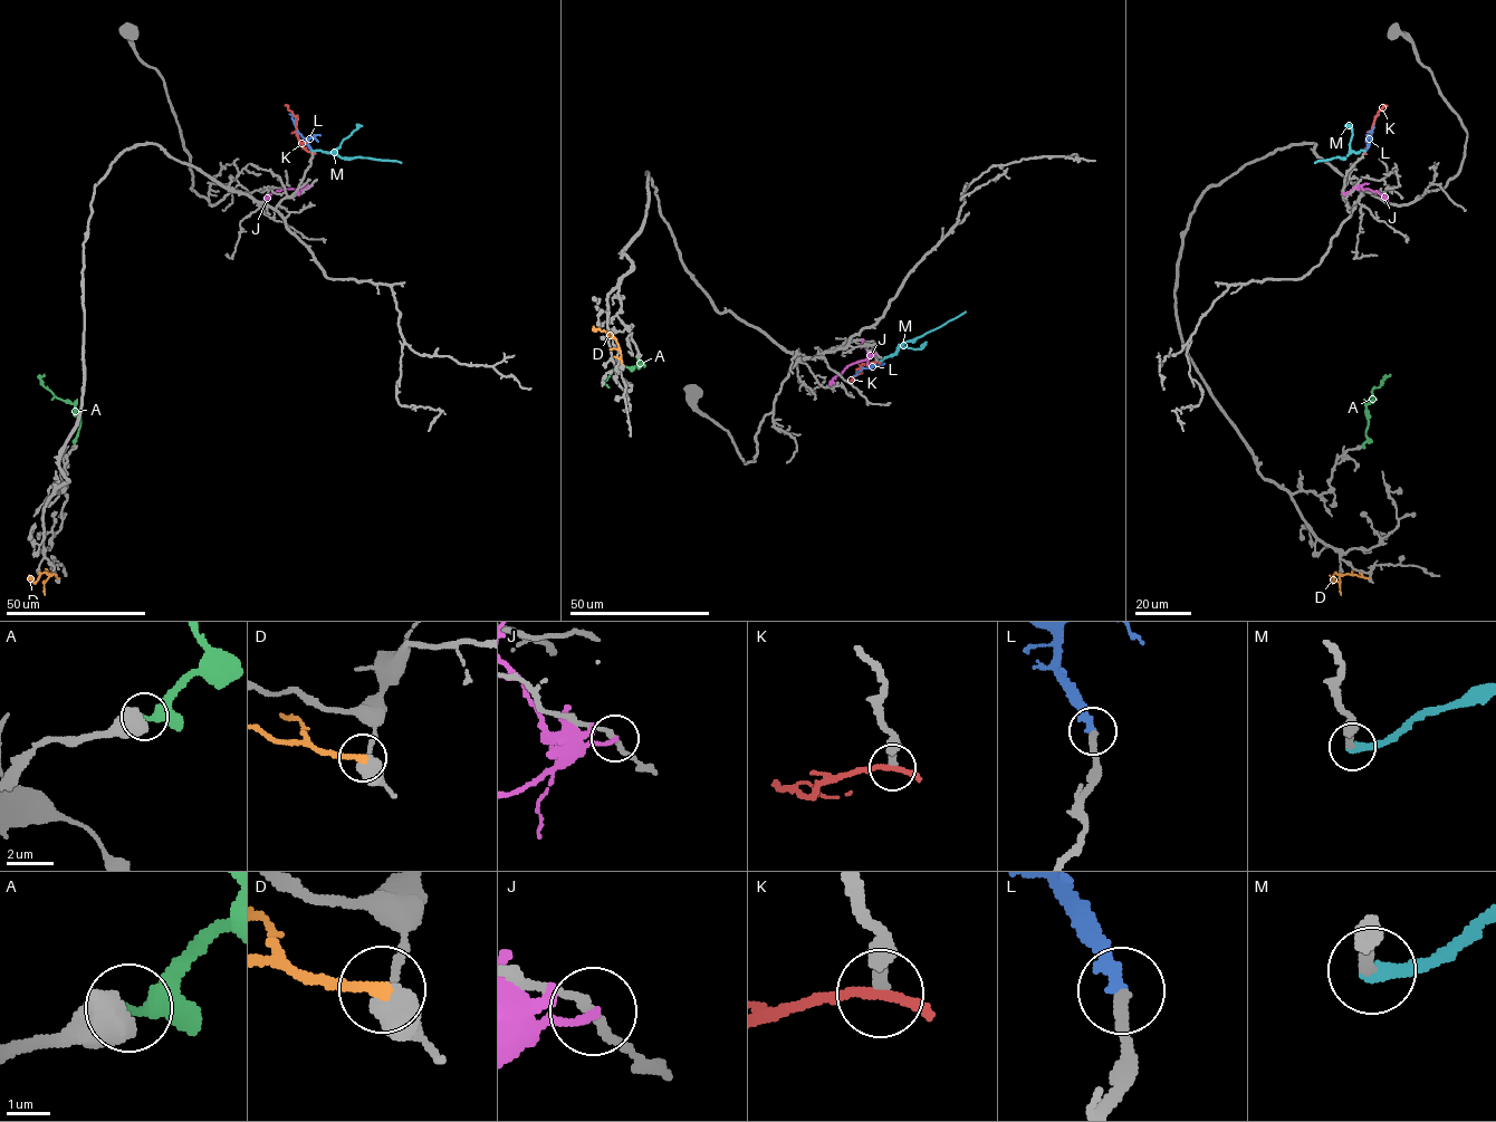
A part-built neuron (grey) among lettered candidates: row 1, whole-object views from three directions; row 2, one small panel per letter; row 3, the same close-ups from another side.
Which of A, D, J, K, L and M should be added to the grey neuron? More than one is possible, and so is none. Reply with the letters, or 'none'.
A, L

